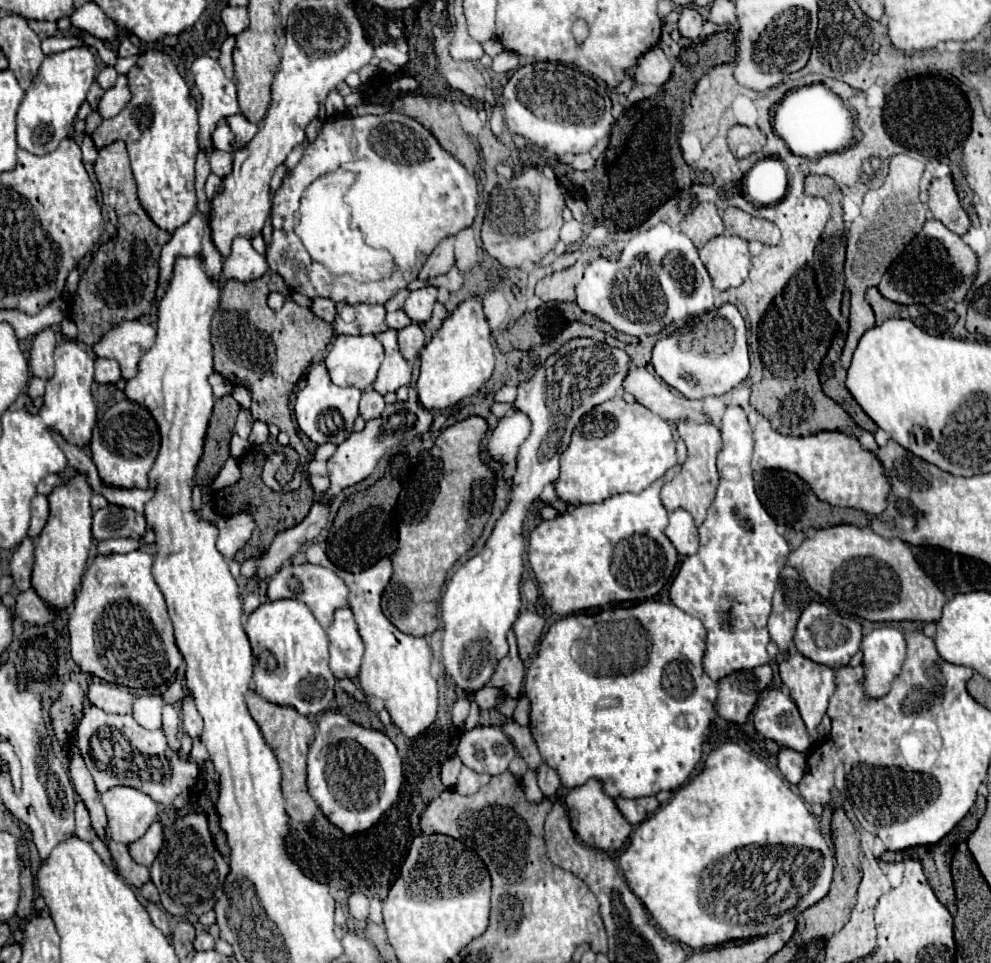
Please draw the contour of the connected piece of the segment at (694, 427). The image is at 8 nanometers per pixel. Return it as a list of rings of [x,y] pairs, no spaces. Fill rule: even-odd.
[[[678,422],[678,434],[684,440],[688,448],[688,458],[680,470],[670,482],[662,486],[660,498],[662,504],[668,512],[682,508],[692,514],[696,526],[702,524],[706,518],[706,510],[710,508],[716,488],[718,488],[718,472],[716,472],[716,456],[722,448],[722,438],[720,438],[720,429],[714,424],[692,424],[692,422]]]

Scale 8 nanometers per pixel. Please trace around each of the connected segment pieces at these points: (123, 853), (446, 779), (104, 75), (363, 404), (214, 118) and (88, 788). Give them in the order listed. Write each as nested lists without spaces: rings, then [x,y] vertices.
[[[106,830],[106,844],[112,852],[112,858],[116,860],[116,866],[118,866],[118,874],[130,884],[130,886],[136,886],[136,888],[142,888],[144,882],[148,882],[150,878],[150,872],[146,866],[140,866],[132,860],[132,856],[128,854],[128,846],[126,844],[118,844],[114,842],[112,838],[108,838],[108,830]]]
[[[450,756],[444,764],[442,764],[442,770],[440,770],[440,776],[442,776],[442,784],[446,788],[454,788],[456,780],[458,780],[458,774],[460,774],[460,768],[462,768],[462,762],[458,756]]]
[[[106,66],[106,68],[102,68],[102,70],[100,70],[100,74],[96,76],[96,82],[98,82],[104,90],[108,90],[108,88],[112,88],[112,86],[114,86],[116,76],[118,76],[118,72],[114,70],[114,66]]]
[[[374,388],[364,390],[360,400],[360,416],[364,420],[372,420],[372,418],[378,418],[382,410],[384,410],[384,398]]]
[[[200,56],[192,64],[192,74],[202,94],[200,148],[208,148],[212,146],[210,138],[212,138],[214,128],[222,120],[234,114],[240,114],[240,106],[236,98],[236,84],[224,76],[218,60],[210,56]]]
[[[72,744],[72,752],[70,752],[70,778],[72,778],[72,784],[78,792],[78,796],[82,798],[82,802],[86,804],[88,812],[90,812],[90,818],[92,818],[92,826],[94,830],[98,832],[98,836],[104,840],[104,828],[106,828],[106,814],[104,814],[104,806],[100,802],[100,794],[96,792],[96,786],[94,786],[94,780],[78,752],[78,746]]]

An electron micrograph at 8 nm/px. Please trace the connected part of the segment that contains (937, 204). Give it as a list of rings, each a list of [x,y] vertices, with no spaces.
[[[942,161],[940,162],[939,168],[937,166],[935,170],[937,169],[941,178],[934,180],[934,182],[928,182],[928,186],[927,183],[921,182],[920,189],[927,189],[930,194],[928,208],[932,210],[934,218],[944,222],[944,226],[948,226],[948,230],[964,236],[966,230],[970,228],[970,220],[958,200],[949,166]]]

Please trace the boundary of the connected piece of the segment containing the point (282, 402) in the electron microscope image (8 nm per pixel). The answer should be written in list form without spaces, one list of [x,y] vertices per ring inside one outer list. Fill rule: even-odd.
[[[268,270],[262,278],[254,282],[228,280],[220,290],[220,304],[212,318],[210,328],[212,328],[212,348],[214,348],[214,370],[222,374],[230,384],[246,386],[252,394],[252,406],[250,406],[252,418],[266,424],[276,424],[282,432],[290,436],[290,446],[300,456],[300,466],[294,478],[286,486],[280,486],[274,478],[284,458],[268,458],[262,470],[262,480],[266,486],[270,486],[276,492],[290,492],[300,486],[300,476],[302,476],[300,472],[304,470],[304,462],[306,462],[306,446],[298,438],[296,428],[292,424],[288,398],[296,382],[304,376],[306,368],[314,360],[314,356],[326,350],[328,342],[334,336],[334,330],[332,324],[318,318],[310,308],[298,306],[290,298],[290,290],[284,286],[284,282],[278,280],[274,284],[274,278],[280,278],[280,274]],[[274,290],[284,296],[284,306],[280,310],[270,310],[266,304],[268,294]]]

